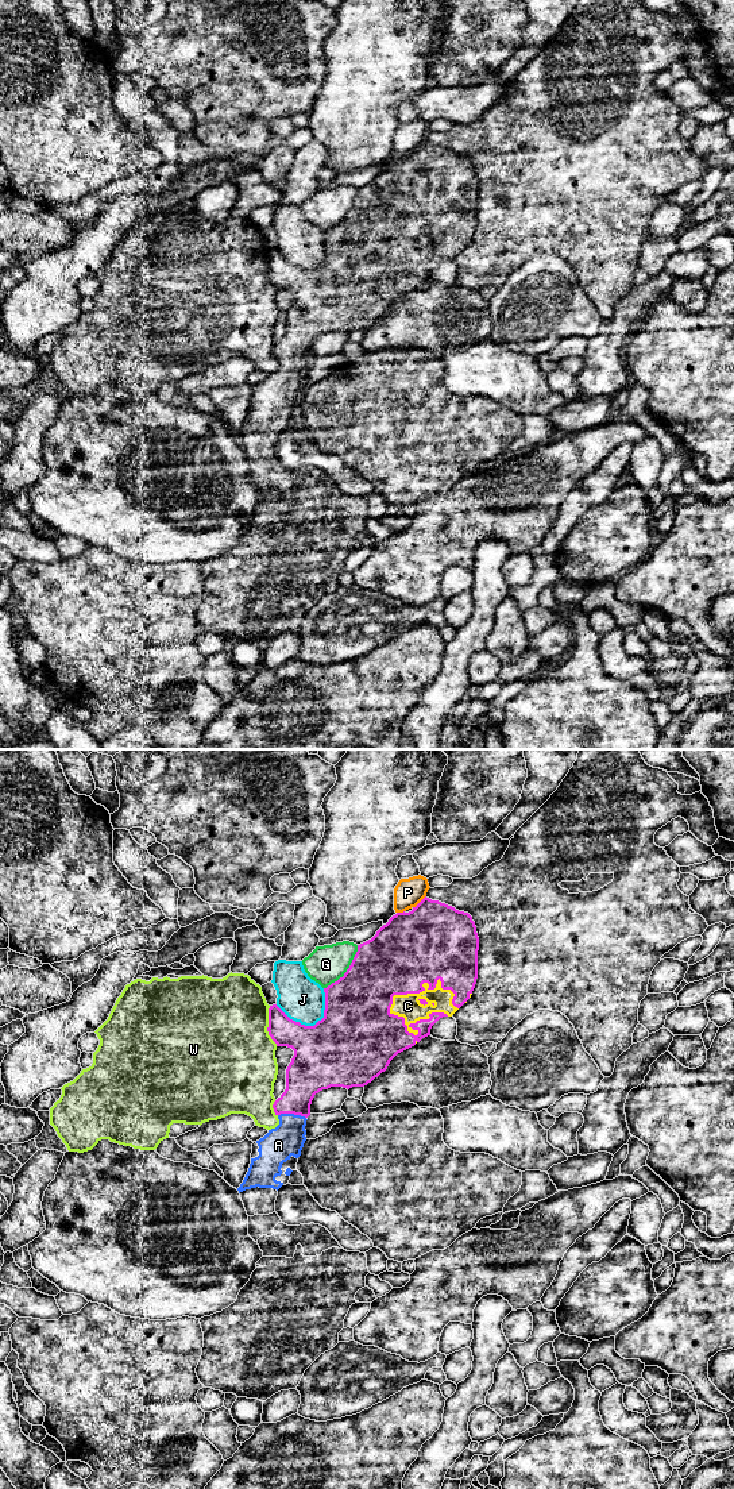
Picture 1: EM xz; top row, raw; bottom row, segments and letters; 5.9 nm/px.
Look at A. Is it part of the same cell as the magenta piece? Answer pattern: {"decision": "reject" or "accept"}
{"decision": "accept"}

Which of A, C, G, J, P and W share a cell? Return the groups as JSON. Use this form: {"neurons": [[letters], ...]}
{"neurons": [["A", "C"], ["G"], ["J"], ["P"], ["W"]]}

